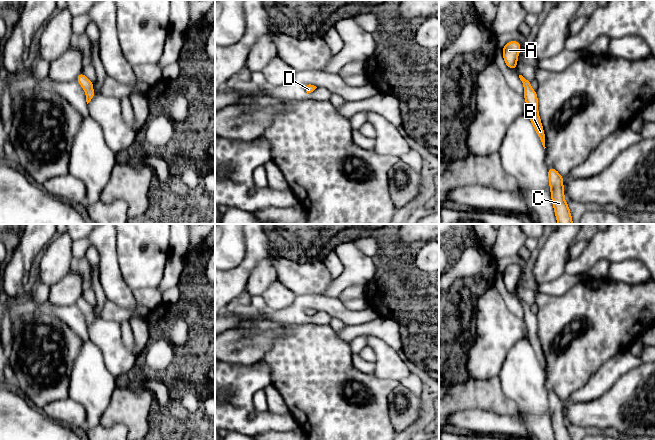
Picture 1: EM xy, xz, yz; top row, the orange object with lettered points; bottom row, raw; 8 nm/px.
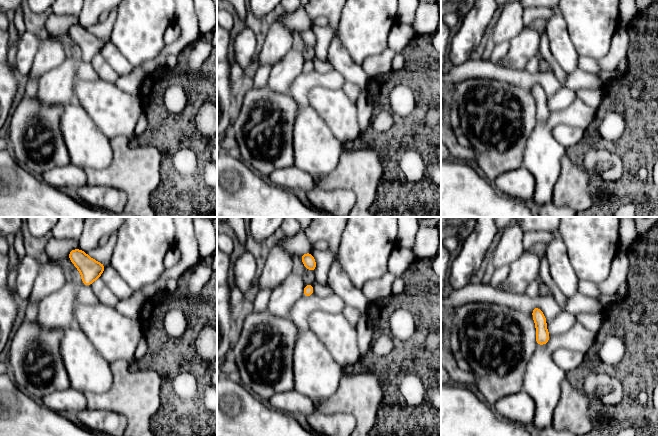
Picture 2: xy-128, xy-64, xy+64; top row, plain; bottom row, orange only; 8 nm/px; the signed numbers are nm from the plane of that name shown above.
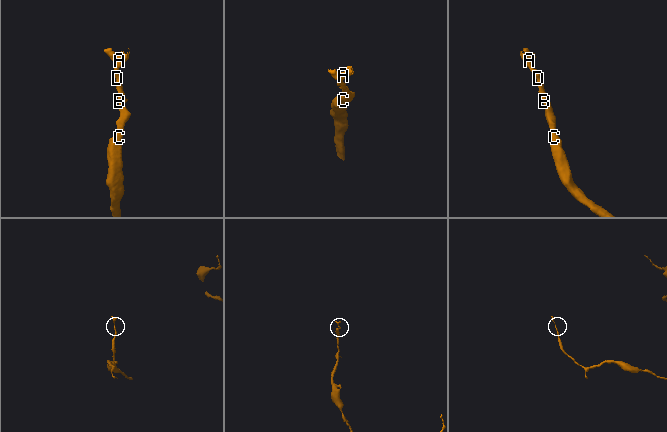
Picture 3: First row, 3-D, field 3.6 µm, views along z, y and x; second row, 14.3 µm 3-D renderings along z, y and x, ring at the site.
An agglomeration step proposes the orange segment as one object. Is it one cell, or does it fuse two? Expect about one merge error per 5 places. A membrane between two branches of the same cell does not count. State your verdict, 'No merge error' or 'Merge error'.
No merge error

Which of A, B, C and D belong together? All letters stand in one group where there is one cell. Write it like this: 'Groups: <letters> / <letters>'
Groups: A B C D

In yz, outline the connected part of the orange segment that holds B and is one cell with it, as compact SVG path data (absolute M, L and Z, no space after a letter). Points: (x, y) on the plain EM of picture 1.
M519 299L520 304L524 310L524 323L528 330L528 340L531 344L537 359L539 360L542 369L545 371L545 358L542 351L542 347L538 338L538 322L536 315L531 312L531 305L525 303L522 299Z

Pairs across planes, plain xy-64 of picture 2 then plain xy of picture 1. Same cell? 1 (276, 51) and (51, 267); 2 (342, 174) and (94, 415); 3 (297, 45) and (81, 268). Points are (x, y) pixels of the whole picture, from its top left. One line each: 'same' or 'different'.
1: same
2: different
3: same

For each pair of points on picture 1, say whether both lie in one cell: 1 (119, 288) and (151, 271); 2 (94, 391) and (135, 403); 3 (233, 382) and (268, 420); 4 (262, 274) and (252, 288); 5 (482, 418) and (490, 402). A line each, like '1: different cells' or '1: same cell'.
1: different cells
2: different cells
3: same cell
4: same cell
5: different cells

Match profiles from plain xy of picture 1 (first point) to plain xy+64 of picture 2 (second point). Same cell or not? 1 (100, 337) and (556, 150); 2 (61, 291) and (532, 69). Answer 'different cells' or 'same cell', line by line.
1: different cells
2: different cells

